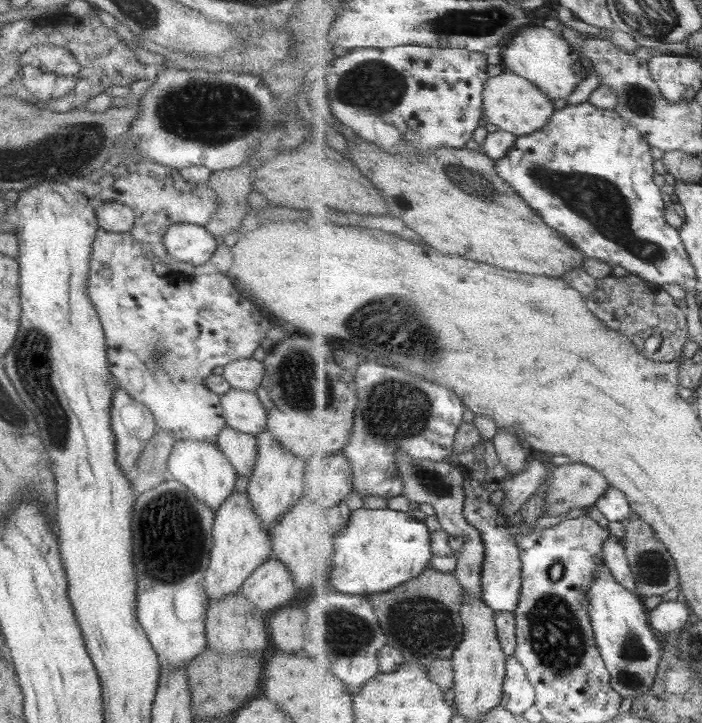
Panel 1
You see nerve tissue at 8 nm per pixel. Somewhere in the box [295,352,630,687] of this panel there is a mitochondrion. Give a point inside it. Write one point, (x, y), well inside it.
(556, 639)

